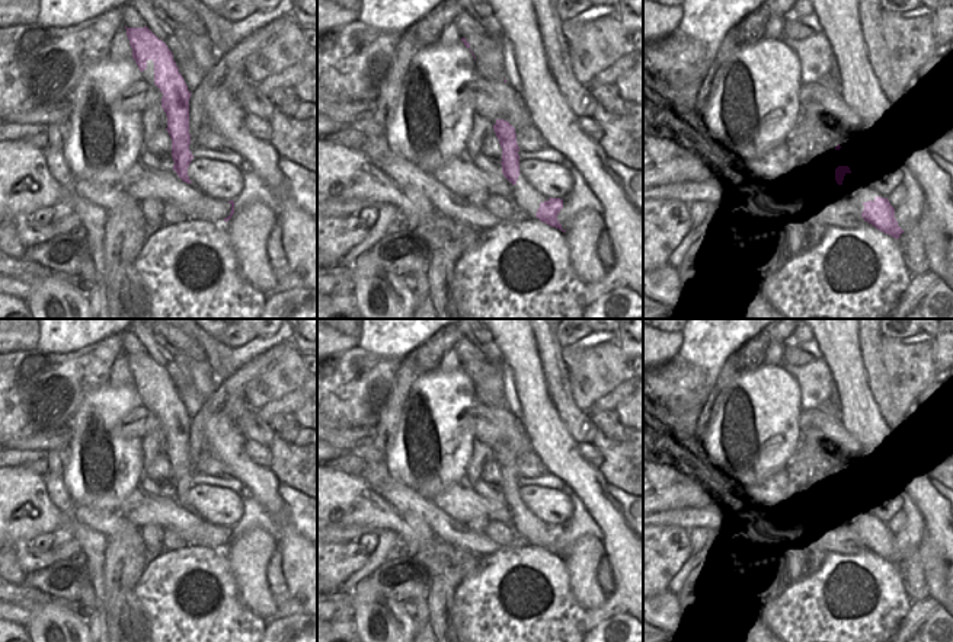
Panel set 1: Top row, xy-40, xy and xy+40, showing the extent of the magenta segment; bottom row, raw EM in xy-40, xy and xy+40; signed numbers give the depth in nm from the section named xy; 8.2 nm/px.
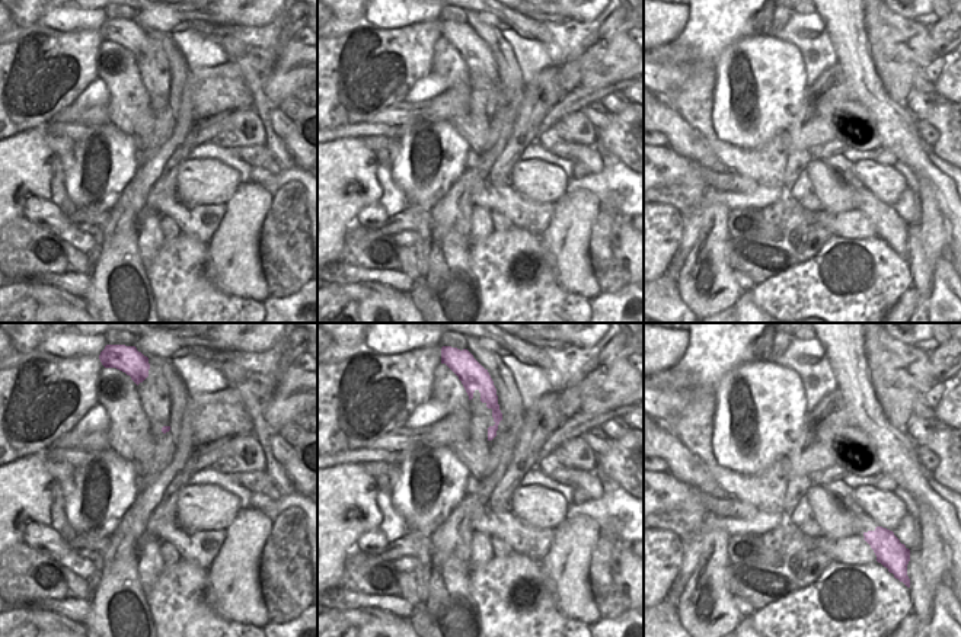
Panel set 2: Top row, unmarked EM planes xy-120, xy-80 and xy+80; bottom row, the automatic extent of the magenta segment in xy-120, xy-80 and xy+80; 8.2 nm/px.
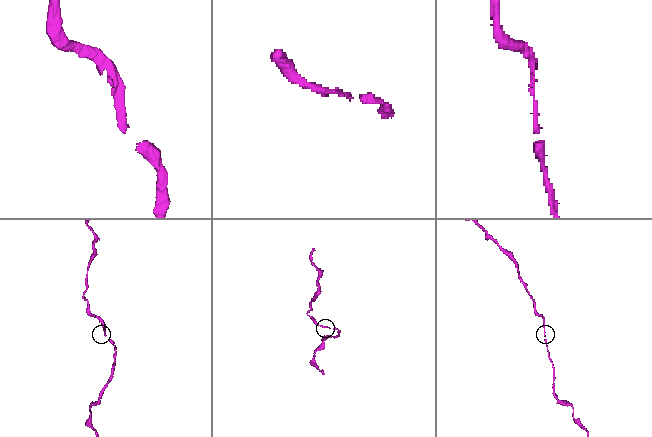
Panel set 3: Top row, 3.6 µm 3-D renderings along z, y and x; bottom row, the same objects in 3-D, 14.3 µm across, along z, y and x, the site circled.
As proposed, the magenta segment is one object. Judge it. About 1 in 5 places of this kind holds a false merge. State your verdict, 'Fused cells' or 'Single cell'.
Single cell

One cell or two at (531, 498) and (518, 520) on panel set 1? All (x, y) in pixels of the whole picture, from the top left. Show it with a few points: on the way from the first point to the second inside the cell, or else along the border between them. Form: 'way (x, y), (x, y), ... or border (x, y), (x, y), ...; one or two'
border (521, 498), (540, 520); two

